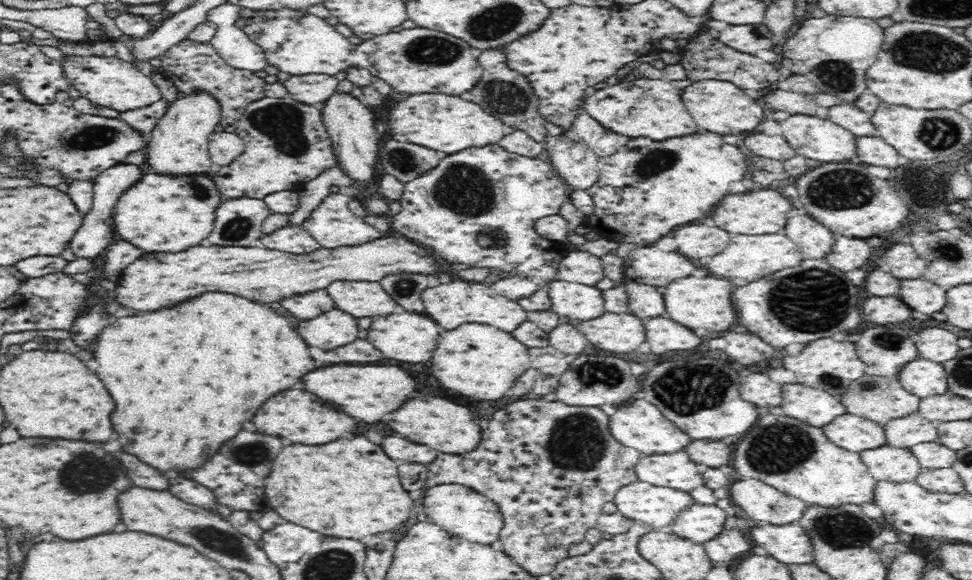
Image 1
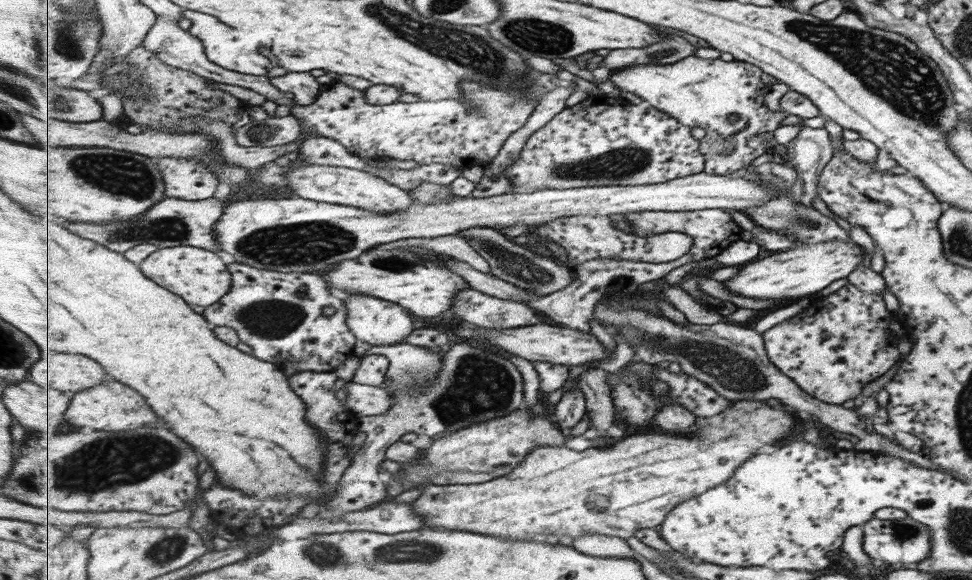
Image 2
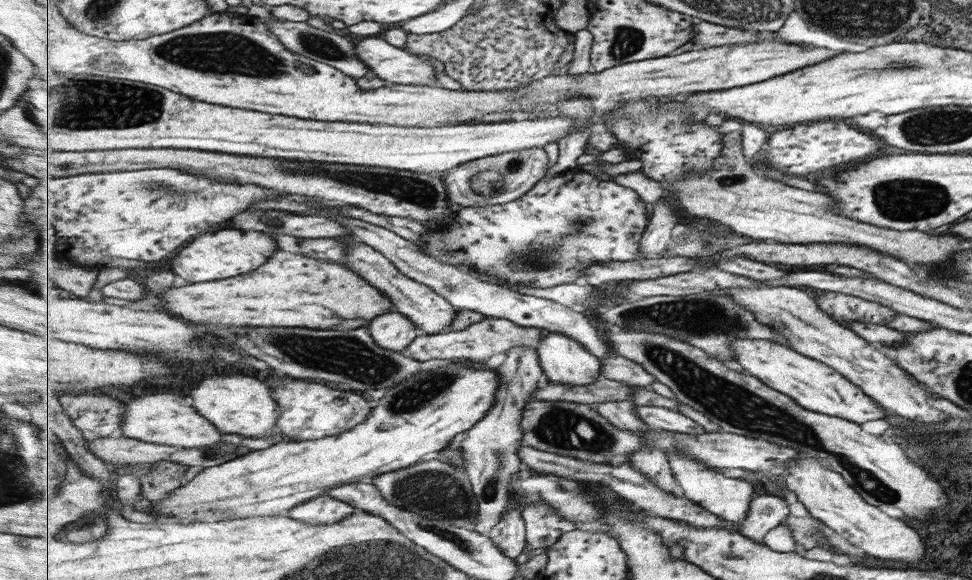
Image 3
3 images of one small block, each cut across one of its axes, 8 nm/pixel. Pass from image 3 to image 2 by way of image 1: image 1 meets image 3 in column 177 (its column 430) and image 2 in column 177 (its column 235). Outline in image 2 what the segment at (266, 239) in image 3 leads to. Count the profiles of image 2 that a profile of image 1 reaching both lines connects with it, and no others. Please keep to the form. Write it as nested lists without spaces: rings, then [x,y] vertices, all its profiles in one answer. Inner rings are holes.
[[[174,246],[173,248],[157,249],[141,265],[141,270],[155,282],[161,282],[167,290],[181,294],[193,306],[208,307],[216,305],[233,286],[233,272],[227,270],[225,262],[211,250],[196,246]]]

